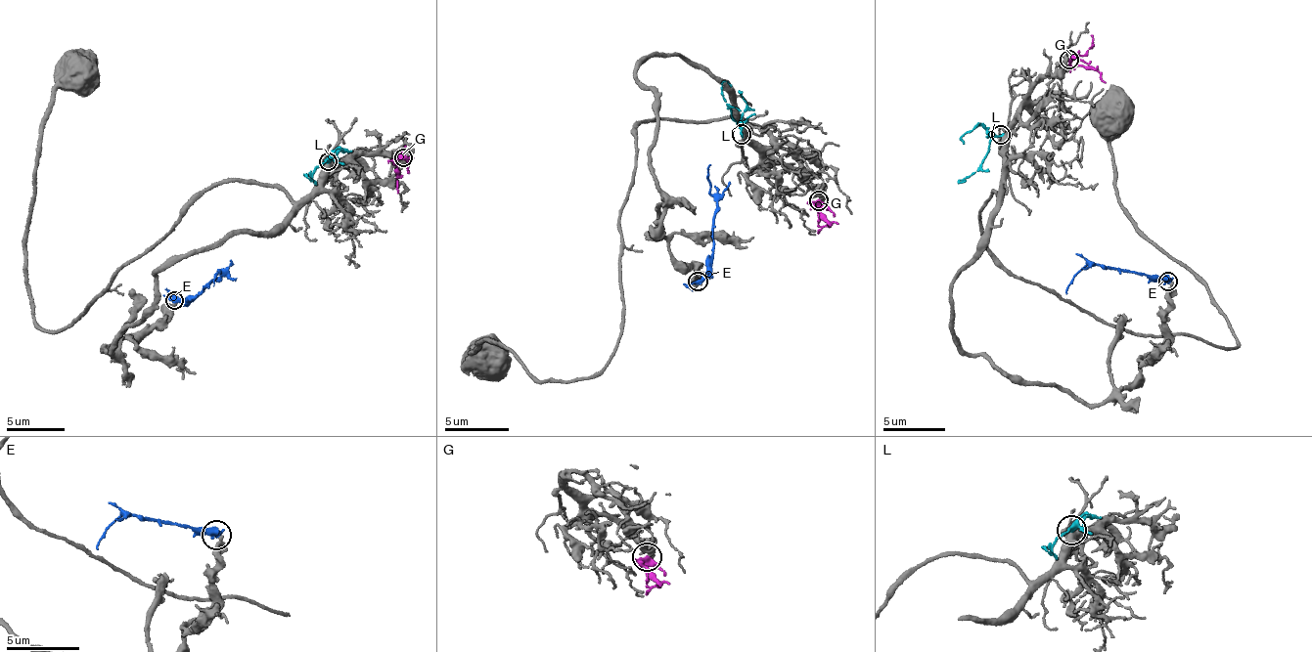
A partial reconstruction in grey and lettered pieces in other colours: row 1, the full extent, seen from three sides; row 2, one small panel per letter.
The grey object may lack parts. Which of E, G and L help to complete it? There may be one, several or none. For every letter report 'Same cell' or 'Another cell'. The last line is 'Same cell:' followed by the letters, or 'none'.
E: Another cell
G: Same cell
L: Another cell
Same cell: G

